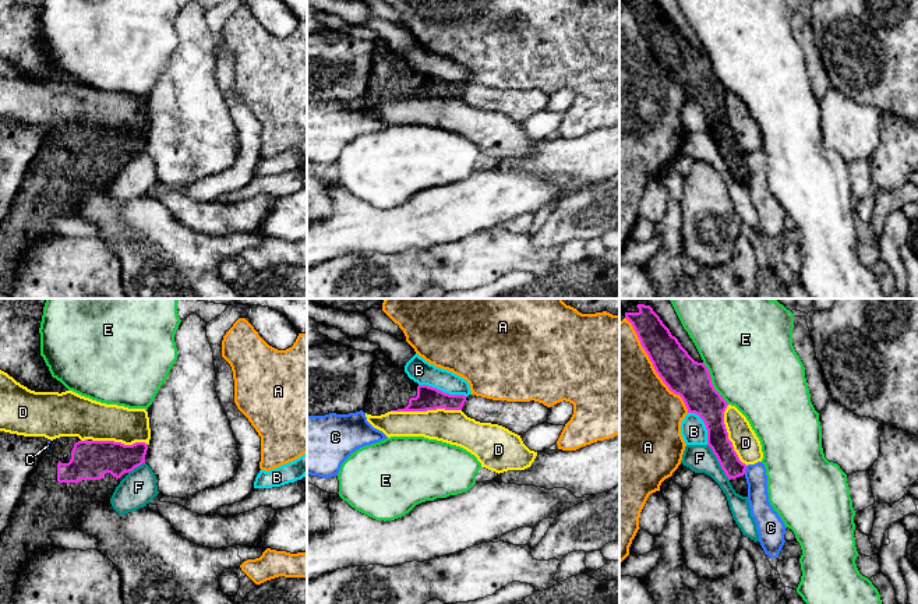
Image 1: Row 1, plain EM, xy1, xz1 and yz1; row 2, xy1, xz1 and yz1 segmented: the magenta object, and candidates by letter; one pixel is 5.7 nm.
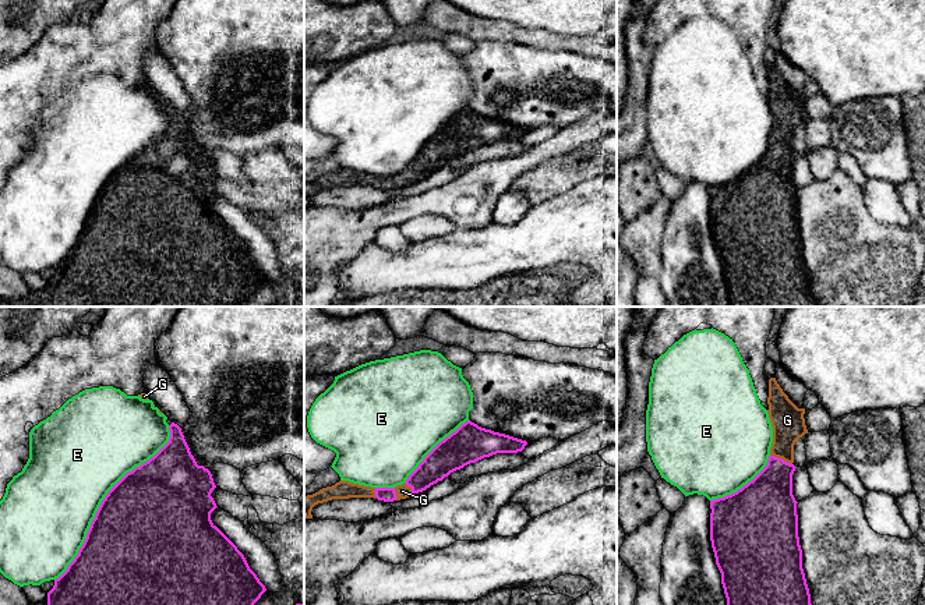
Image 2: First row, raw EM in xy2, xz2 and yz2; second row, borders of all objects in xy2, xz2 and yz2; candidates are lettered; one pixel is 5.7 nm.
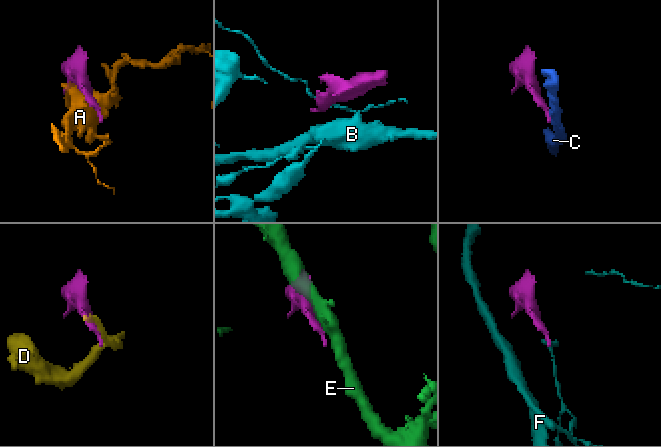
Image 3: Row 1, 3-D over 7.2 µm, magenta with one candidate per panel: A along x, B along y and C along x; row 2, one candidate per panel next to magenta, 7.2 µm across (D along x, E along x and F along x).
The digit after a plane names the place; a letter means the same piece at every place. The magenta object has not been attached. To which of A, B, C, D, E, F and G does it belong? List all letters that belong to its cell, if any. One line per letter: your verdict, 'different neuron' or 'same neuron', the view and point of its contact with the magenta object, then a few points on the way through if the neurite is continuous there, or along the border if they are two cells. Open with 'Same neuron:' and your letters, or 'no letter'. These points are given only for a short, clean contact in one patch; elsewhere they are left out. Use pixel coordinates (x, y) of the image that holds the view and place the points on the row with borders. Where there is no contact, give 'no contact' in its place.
Same neuron: G
A: different neuron; meets magenta in yz1 at (653, 366)
B: different neuron; meets magenta in xz1 at (441, 391); border along xz1 (419, 384), (427, 384), (449, 394), (463, 394), (466, 396)
C: different neuron; meets magenta in yz1 at (745, 469); border along yz1 (747, 466), (744, 473)
D: different neuron; meets magenta in xz1 at (426, 410)
E: different neuron; meets magenta in xy2 at (103, 499)
F: different neuron; meets magenta in yz1 at (719, 462); border along yz1 (708, 444), (728, 480)
G: same neuron; meets magenta in yz2 at (781, 459)

